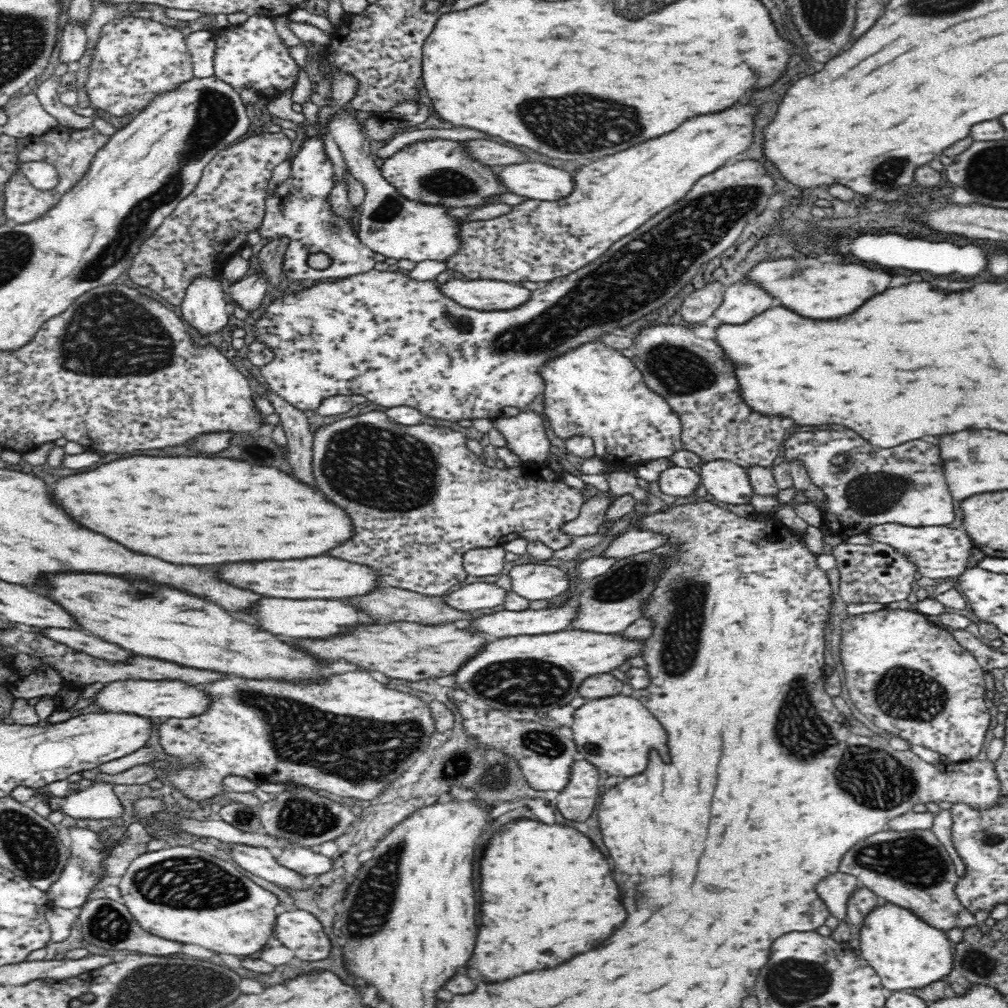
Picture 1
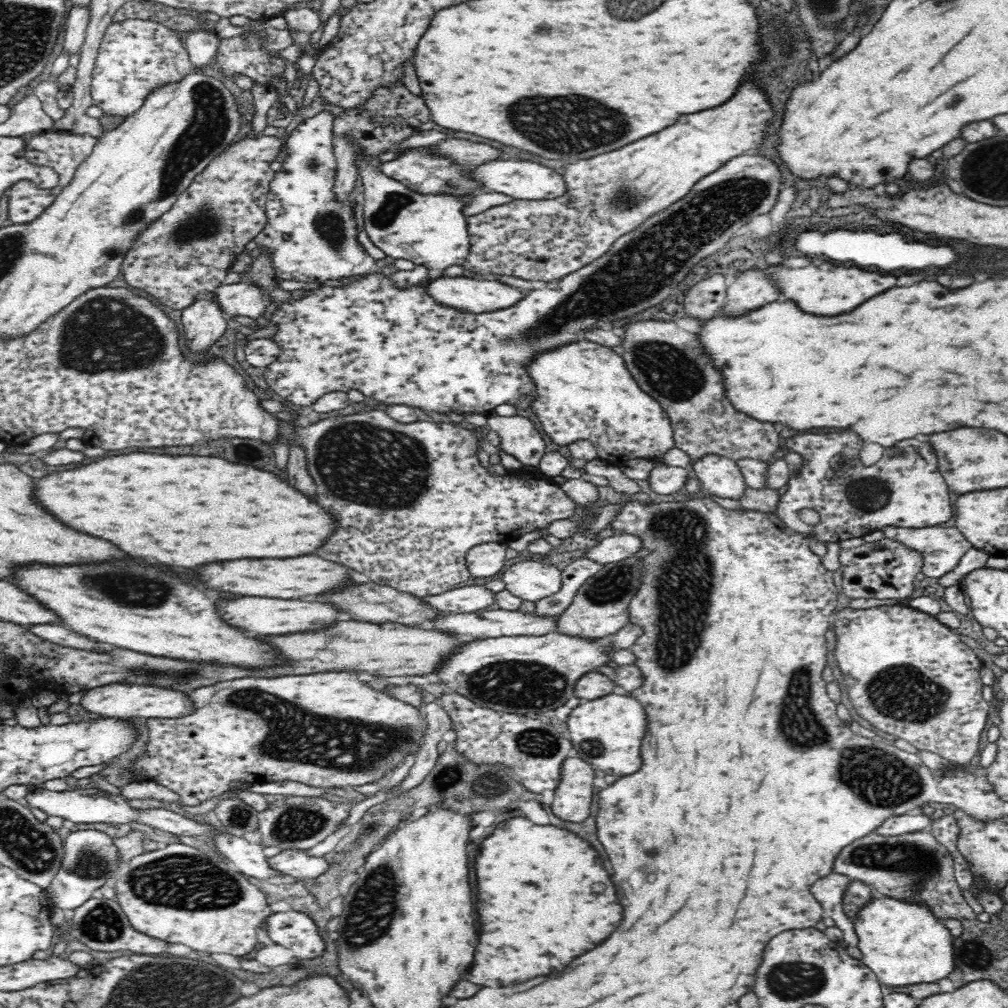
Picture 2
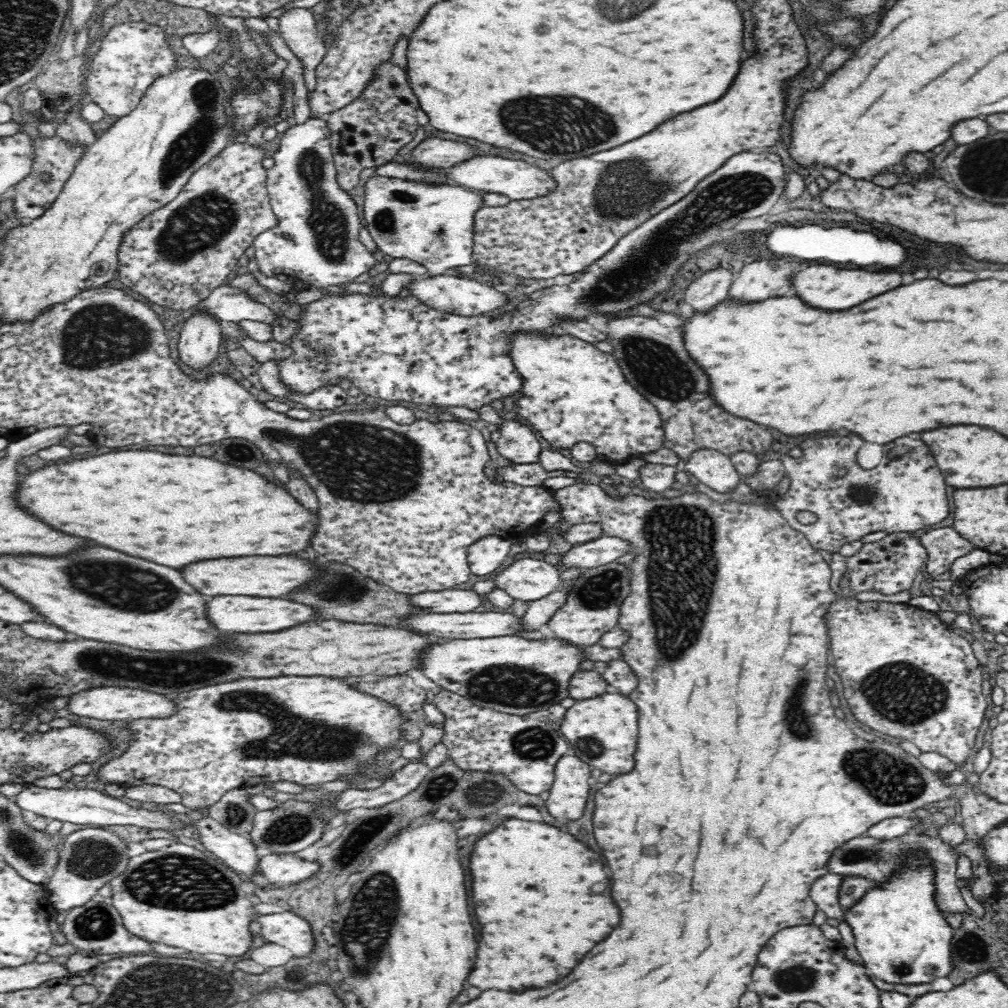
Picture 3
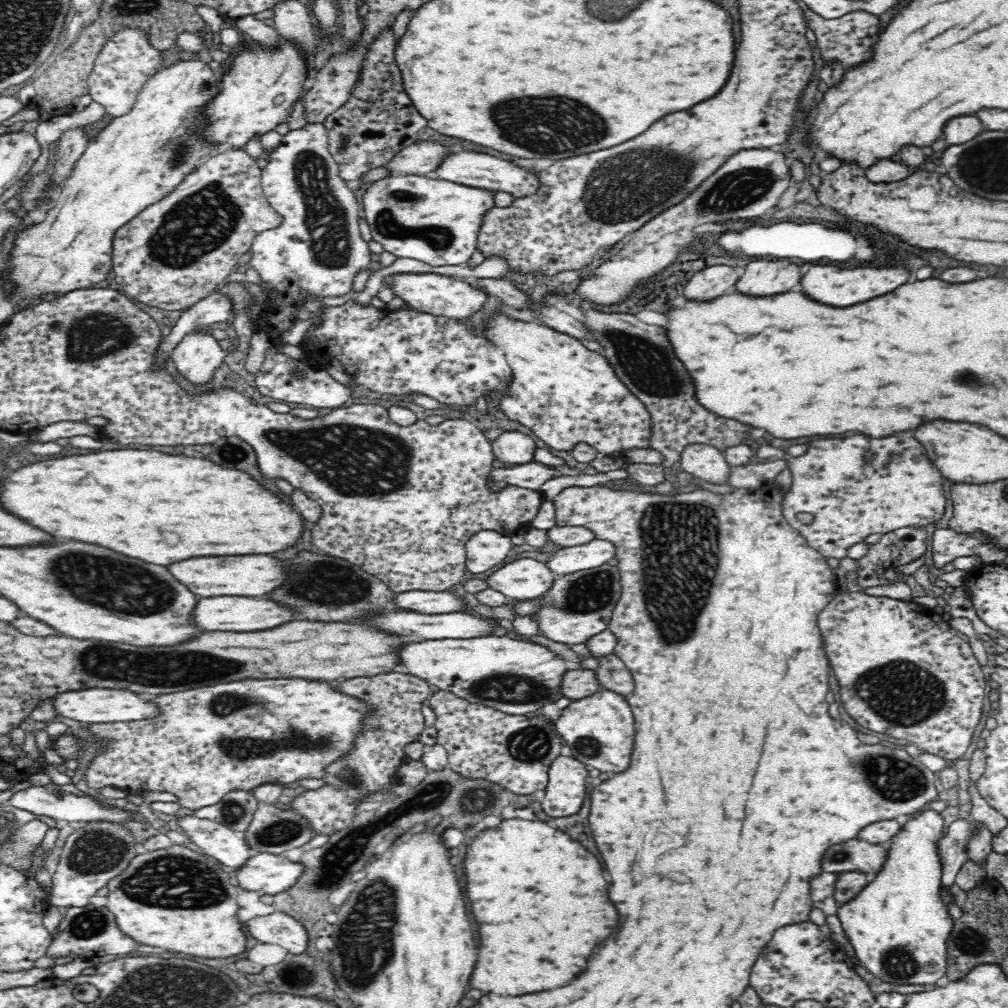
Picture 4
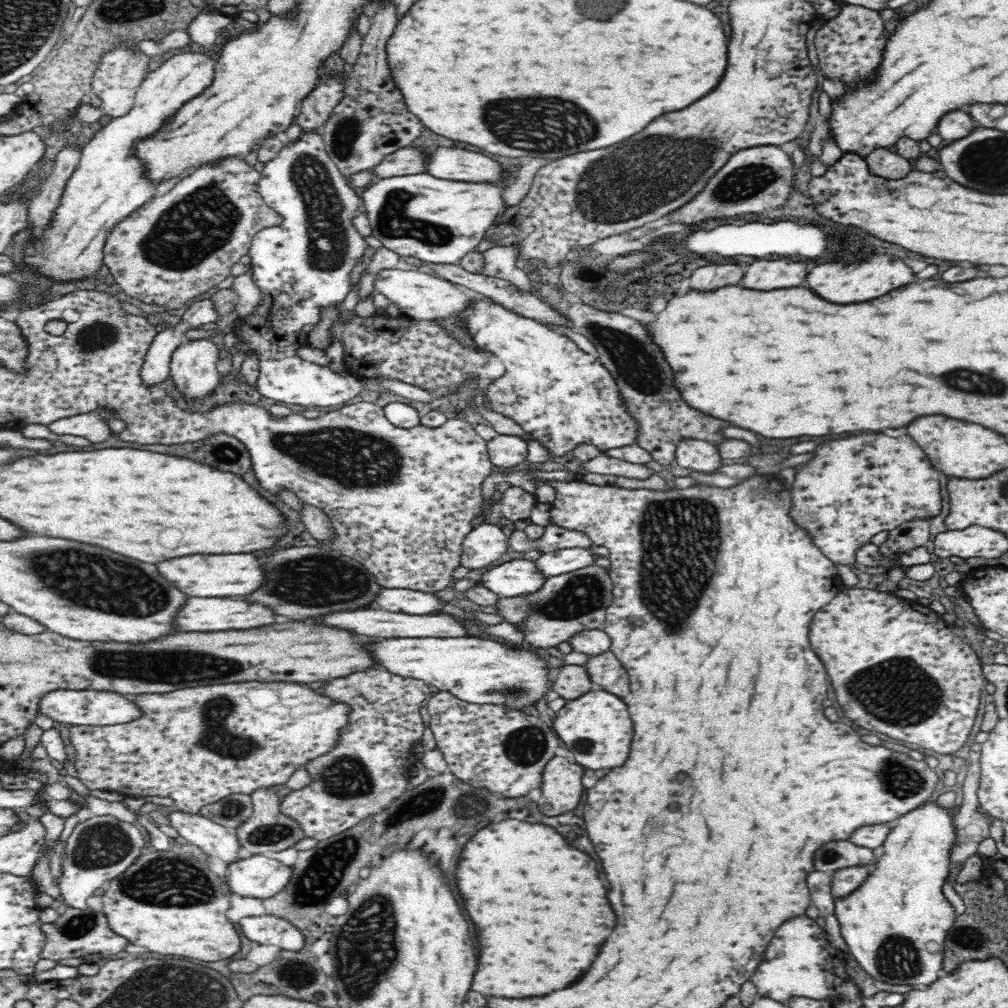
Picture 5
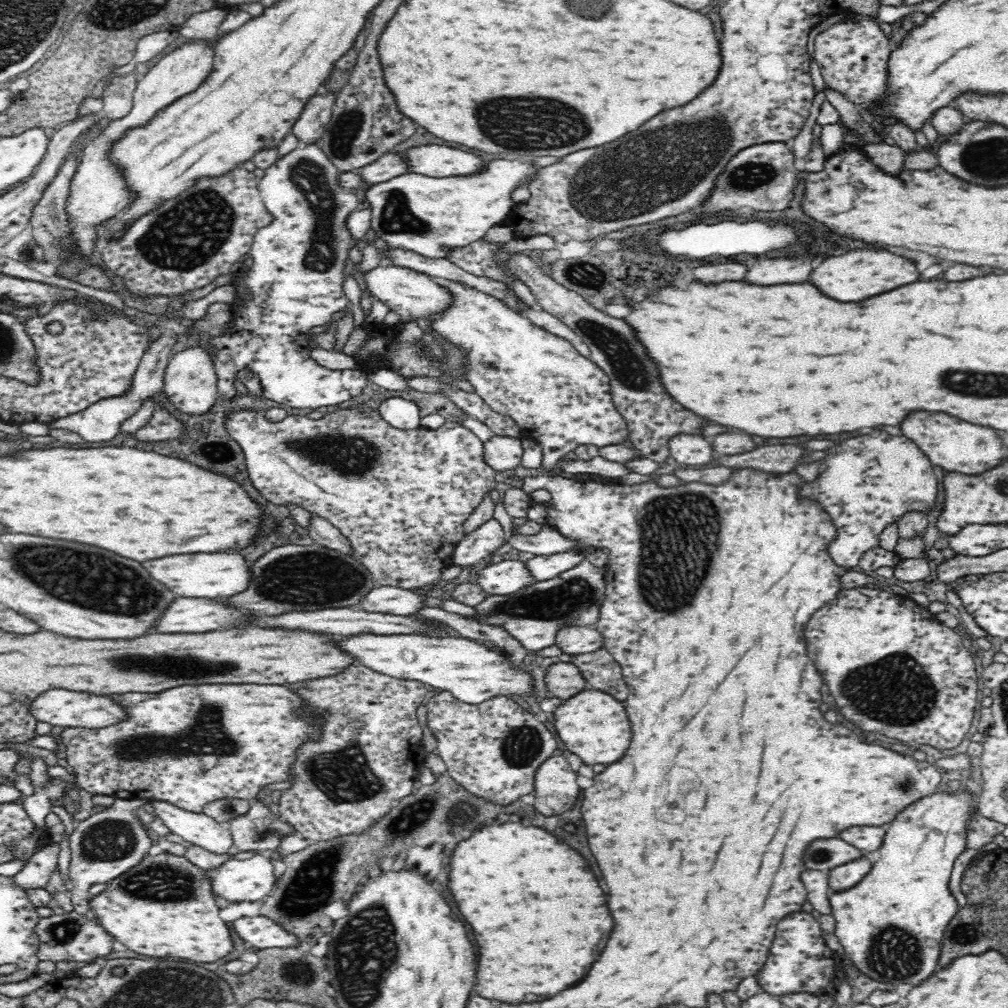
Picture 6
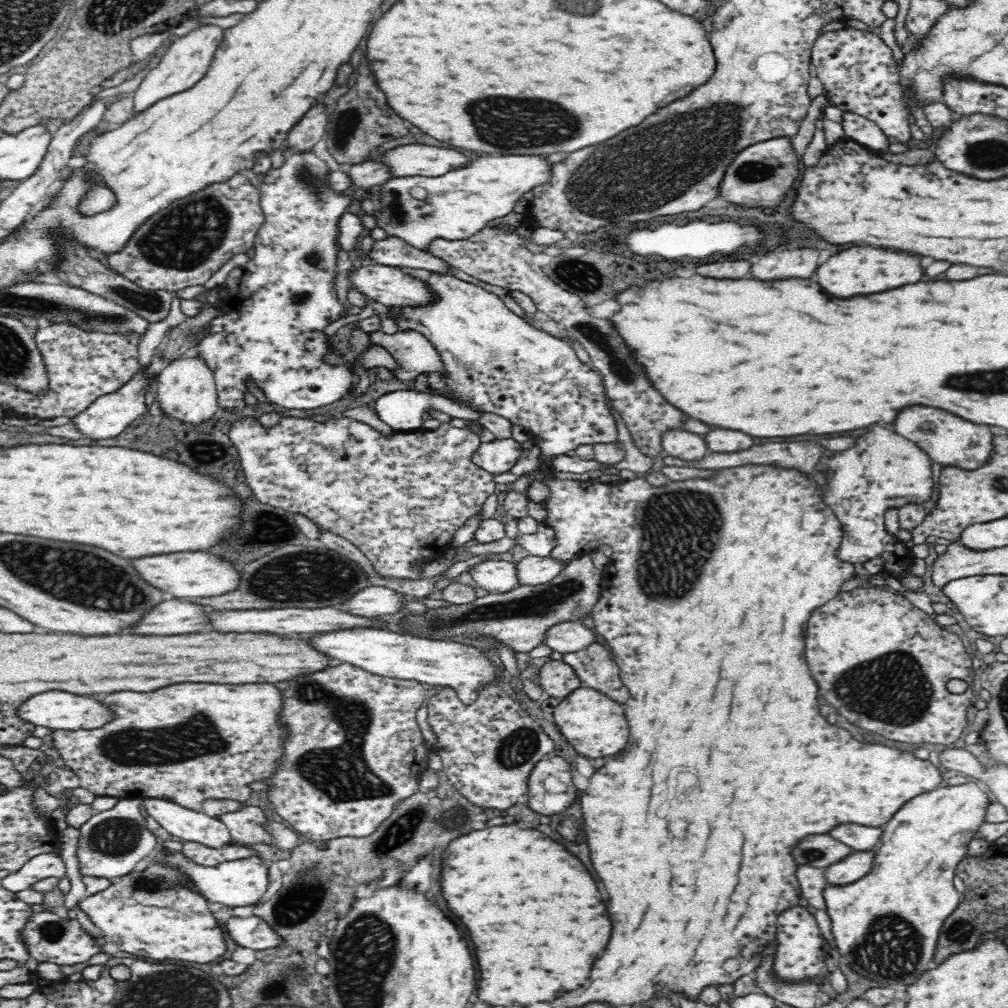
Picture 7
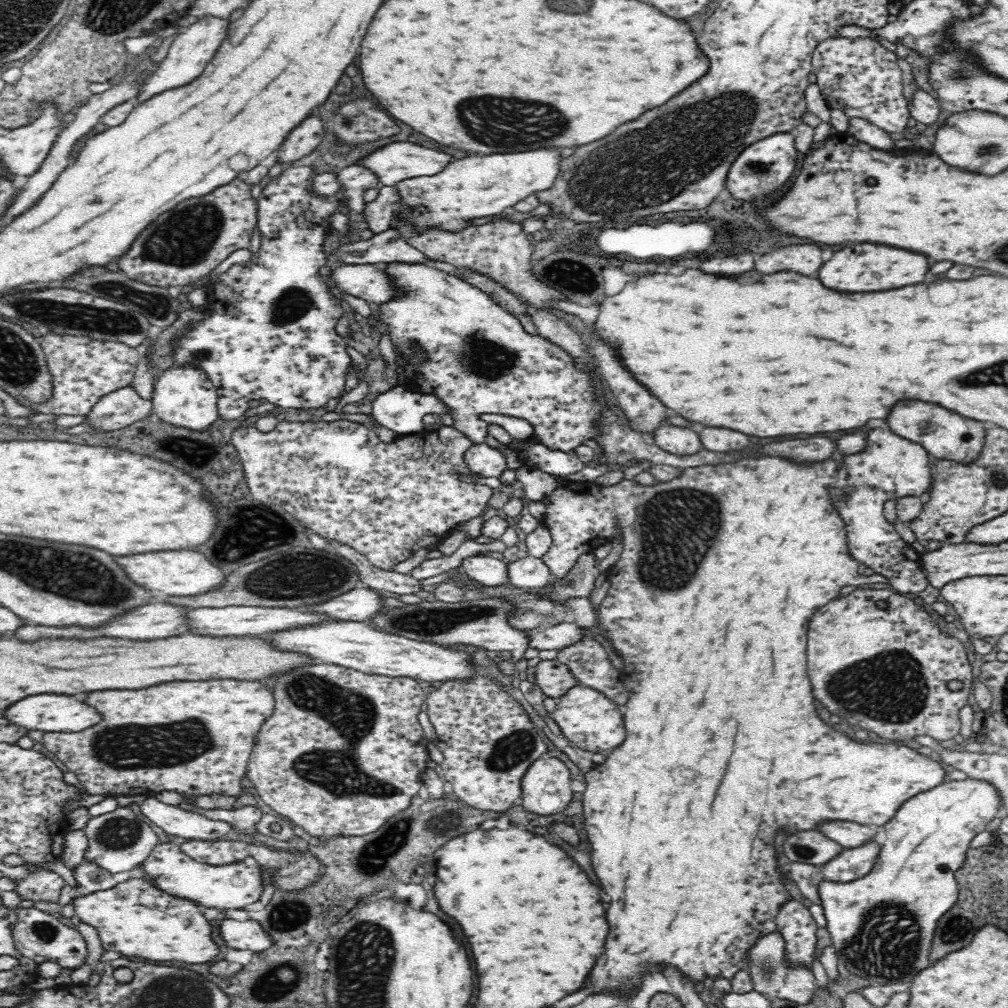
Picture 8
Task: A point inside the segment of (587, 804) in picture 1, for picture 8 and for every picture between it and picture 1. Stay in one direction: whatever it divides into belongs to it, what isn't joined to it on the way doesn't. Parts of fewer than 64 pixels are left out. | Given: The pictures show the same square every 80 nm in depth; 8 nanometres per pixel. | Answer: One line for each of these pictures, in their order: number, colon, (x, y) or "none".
2: (571, 802)
3: (569, 793)
4: (566, 790)
5: (563, 783)
6: (556, 790)
7: (551, 790)
8: (545, 786)

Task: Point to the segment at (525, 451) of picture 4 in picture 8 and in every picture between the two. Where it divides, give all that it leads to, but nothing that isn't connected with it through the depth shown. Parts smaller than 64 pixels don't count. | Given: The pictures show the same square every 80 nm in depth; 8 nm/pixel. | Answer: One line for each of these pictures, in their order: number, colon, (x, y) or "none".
5: (505, 451)
6: (501, 453)
7: (496, 457)
8: (482, 460)

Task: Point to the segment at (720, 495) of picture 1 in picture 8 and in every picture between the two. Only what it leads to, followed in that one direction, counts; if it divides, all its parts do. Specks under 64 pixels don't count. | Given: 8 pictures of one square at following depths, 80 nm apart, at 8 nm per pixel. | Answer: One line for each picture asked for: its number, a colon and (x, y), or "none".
2: (720, 475)
3: (711, 467)
4: (704, 461)
5: (700, 455)
6: (692, 450)
7: (677, 442)
8: (680, 440)

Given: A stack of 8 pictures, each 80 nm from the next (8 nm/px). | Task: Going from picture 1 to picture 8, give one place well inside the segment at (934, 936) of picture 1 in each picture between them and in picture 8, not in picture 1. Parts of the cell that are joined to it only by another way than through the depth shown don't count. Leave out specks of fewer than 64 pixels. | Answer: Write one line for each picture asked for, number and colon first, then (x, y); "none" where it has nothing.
2: (903, 942)
3: (899, 930)
4: (898, 925)
5: (895, 924)
6: (891, 924)
7: (909, 891)
8: (877, 922)

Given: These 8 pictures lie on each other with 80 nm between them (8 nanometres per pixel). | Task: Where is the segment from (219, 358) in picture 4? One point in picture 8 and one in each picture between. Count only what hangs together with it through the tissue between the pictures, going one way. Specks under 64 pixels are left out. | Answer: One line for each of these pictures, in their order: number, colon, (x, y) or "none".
5: (192, 370)
6: (190, 383)
7: (185, 389)
8: (184, 397)

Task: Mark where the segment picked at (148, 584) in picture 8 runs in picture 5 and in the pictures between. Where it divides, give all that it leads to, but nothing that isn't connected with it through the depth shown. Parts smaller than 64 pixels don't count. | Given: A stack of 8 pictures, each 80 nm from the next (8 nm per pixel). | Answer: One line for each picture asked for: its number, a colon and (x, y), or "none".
5: (206, 575)
6: (211, 576)
7: (190, 574)

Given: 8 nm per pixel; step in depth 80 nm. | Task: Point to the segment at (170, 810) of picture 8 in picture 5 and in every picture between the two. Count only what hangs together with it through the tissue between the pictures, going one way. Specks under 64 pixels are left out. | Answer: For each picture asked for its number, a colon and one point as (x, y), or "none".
5: (214, 840)
6: (201, 830)
7: (191, 826)

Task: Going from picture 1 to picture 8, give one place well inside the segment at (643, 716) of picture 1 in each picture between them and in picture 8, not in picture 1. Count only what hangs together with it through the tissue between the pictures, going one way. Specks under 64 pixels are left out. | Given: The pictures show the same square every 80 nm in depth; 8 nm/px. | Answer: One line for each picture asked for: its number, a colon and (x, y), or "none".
2: (606, 732)
3: (602, 731)
4: (599, 729)
5: (596, 728)
6: (594, 725)
7: (594, 724)
8: (589, 720)

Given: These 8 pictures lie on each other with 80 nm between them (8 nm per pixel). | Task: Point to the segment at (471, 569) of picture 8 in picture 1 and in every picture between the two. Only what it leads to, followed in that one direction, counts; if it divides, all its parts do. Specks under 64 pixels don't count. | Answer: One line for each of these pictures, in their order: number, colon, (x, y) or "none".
1: (534, 581)
2: (533, 579)
3: (527, 579)
4: (525, 578)
5: (517, 576)
6: (502, 577)
7: (495, 576)

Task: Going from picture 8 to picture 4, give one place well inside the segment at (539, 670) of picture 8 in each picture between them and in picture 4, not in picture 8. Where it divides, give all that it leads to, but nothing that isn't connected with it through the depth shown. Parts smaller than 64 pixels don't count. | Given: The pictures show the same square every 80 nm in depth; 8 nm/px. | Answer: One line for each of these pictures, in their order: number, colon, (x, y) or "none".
4: (577, 683)
5: (572, 681)
6: (563, 679)
7: (558, 679)

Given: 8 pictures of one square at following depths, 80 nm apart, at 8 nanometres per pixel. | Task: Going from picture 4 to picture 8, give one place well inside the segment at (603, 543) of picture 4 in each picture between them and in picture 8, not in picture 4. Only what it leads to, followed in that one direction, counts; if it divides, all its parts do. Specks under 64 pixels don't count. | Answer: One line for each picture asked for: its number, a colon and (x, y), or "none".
5: (556, 563)
6: (541, 568)
7: (531, 570)
8: (529, 572)

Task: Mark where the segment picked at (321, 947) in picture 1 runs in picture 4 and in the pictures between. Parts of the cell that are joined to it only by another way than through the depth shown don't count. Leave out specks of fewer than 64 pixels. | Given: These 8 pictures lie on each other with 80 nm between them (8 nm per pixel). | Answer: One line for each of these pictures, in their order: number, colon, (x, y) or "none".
2: (295, 930)
3: (287, 929)
4: (278, 928)

